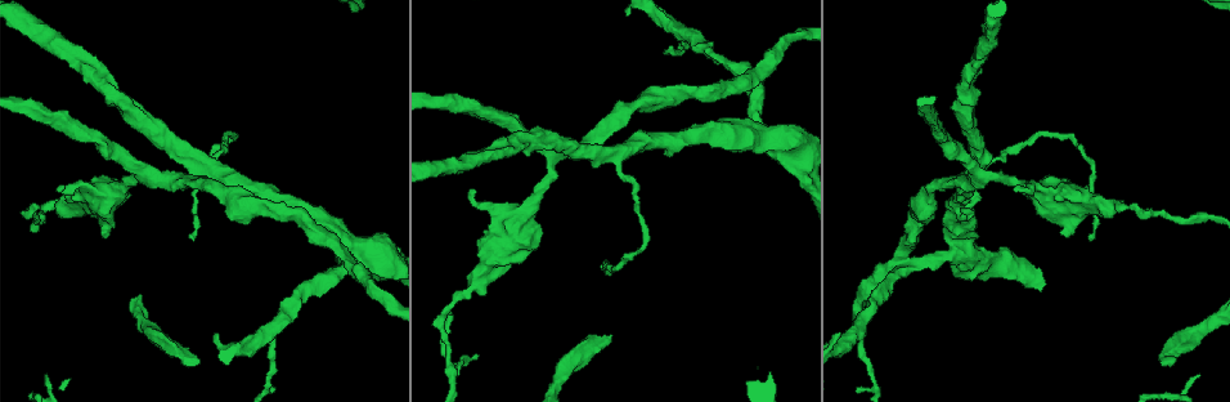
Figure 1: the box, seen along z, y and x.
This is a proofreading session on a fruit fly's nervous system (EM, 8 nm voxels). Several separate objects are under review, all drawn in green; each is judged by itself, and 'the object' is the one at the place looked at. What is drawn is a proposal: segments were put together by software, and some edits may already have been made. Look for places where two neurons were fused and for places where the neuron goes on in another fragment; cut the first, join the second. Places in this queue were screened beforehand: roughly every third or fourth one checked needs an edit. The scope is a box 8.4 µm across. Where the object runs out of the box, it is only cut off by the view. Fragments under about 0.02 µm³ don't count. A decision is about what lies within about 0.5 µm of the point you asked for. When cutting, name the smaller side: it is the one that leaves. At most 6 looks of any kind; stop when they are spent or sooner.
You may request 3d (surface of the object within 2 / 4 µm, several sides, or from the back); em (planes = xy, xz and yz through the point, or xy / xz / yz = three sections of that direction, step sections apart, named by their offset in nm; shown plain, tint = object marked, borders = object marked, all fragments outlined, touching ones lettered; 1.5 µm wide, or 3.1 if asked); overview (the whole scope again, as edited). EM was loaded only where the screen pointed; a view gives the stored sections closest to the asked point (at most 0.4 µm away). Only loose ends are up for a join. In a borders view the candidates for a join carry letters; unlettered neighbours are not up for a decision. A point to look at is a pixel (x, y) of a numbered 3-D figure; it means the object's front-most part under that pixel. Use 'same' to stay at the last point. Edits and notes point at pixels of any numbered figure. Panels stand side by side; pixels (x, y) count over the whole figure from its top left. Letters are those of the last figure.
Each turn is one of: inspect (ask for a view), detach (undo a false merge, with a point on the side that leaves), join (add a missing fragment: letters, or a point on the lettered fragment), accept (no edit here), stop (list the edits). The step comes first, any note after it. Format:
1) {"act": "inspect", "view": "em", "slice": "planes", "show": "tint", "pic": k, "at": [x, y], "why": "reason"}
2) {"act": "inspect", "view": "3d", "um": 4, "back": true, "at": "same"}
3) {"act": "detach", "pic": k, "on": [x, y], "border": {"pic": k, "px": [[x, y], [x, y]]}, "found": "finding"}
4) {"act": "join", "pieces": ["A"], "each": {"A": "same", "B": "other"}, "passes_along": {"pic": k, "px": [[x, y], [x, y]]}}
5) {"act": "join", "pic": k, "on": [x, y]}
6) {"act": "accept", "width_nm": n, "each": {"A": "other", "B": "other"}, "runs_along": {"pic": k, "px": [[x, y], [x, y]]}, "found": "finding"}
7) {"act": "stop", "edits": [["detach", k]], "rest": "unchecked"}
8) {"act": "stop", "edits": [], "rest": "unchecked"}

{"act": "inspect", "view": "em", "slice": "planes", "show": "borders", "pic": 1, "at": [199, 360], "why": "an open end"}

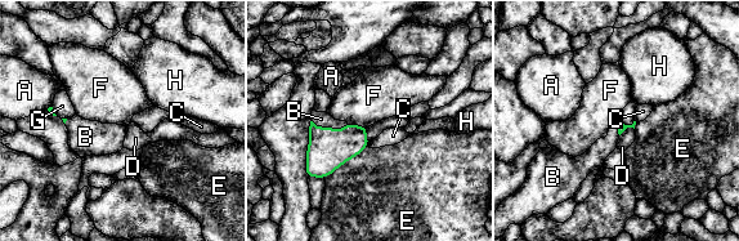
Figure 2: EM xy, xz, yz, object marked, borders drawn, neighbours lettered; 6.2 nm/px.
{"act": "join", "pic": 2, "on": [321, 119], "longest_contact_nm": ["E", 340], "each": {"A": "other", "B": "same", "C": "other", "D": "other", "E": "other", "F": "other", "G": "other", "H": "other"}, "passes_along": {"pic": 2, "px": [[328, 148], [330, 128], [321, 119]]}, "found": "it goes on there"}

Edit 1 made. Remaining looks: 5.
{"act": "inspect", "view": "3d", "um": 4, "pic": 1, "at": [1069, 136], "why": "sharp bend"}

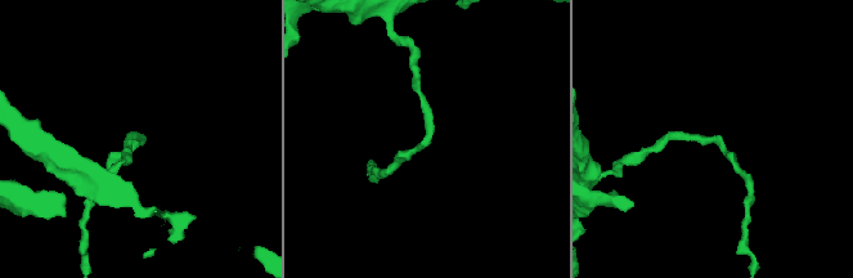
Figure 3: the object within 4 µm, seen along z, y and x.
{"act": "inspect", "view": "em", "slice": "xz", "step": 4, "show": "tint", "pic": 3, "at": [429, 137]}

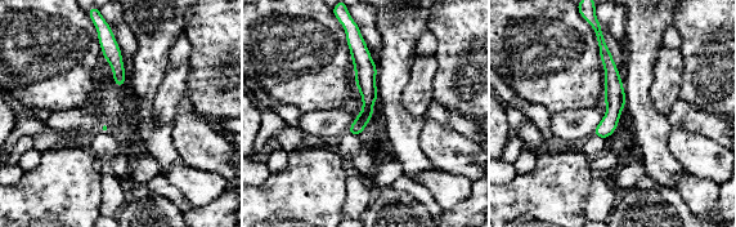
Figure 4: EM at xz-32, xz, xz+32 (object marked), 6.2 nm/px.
{"act": "inspect", "view": "em", "slice": "planes", "show": "borders", "at": "same", "why": "cut it another way"}

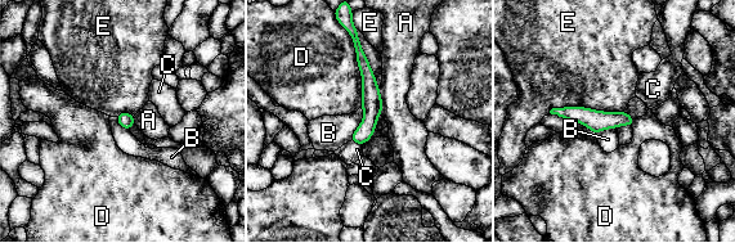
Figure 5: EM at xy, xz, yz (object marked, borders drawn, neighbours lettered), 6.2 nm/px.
{"act": "accept", "each": {"A": "other", "B": "other", "C": "other", "D": "other", "E": "other"}, "border": {"pic": 5, "px": [[362, 107], [362, 121], [349, 140]]}, "found": "all the same neuron"}

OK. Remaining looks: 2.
{"act": "inspect", "view": "em", "slice": "planes", "show": "borders", "pic": 1, "at": [344, 259], "why": "abrupt turn"}

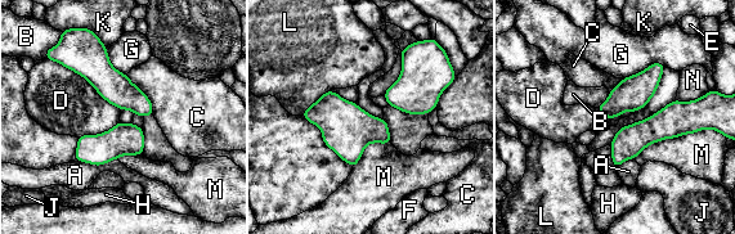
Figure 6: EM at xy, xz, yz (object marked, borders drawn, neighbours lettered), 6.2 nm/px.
{"act": "accept", "longest_contact_nm": ["D", 550], "each": {"A": "other", "B": "other", "C": "other", "D": "other", "E": "other", "F": "other", "G": "other", "H": "other", "J": "other", "K": "other", "L": "other", "M": "other", "N": "other"}, "runs_along": {"pic": 6, "px": [[86, 44], [92, 59], [149, 112]]}, "found": "one neuron here"}

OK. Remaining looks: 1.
{"act": "stop", "edits": [["join", 2]], "rest": "unchecked"}

